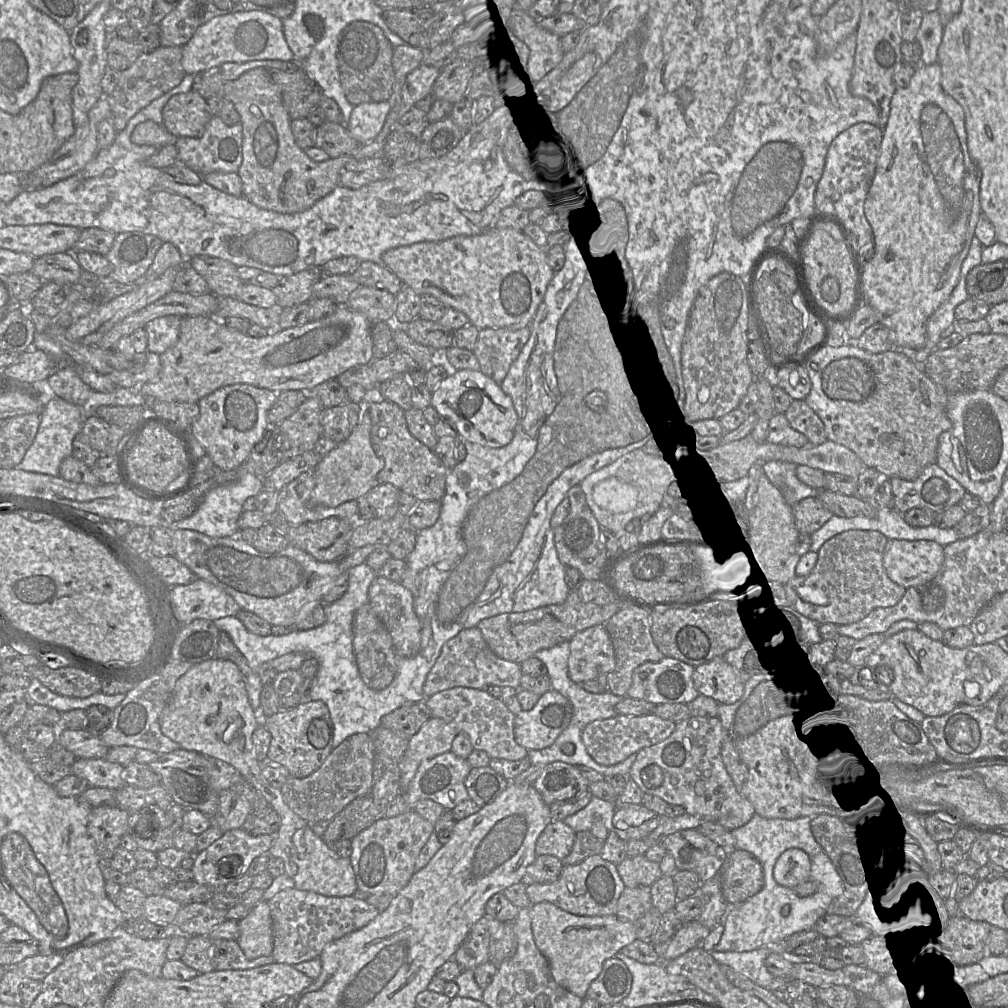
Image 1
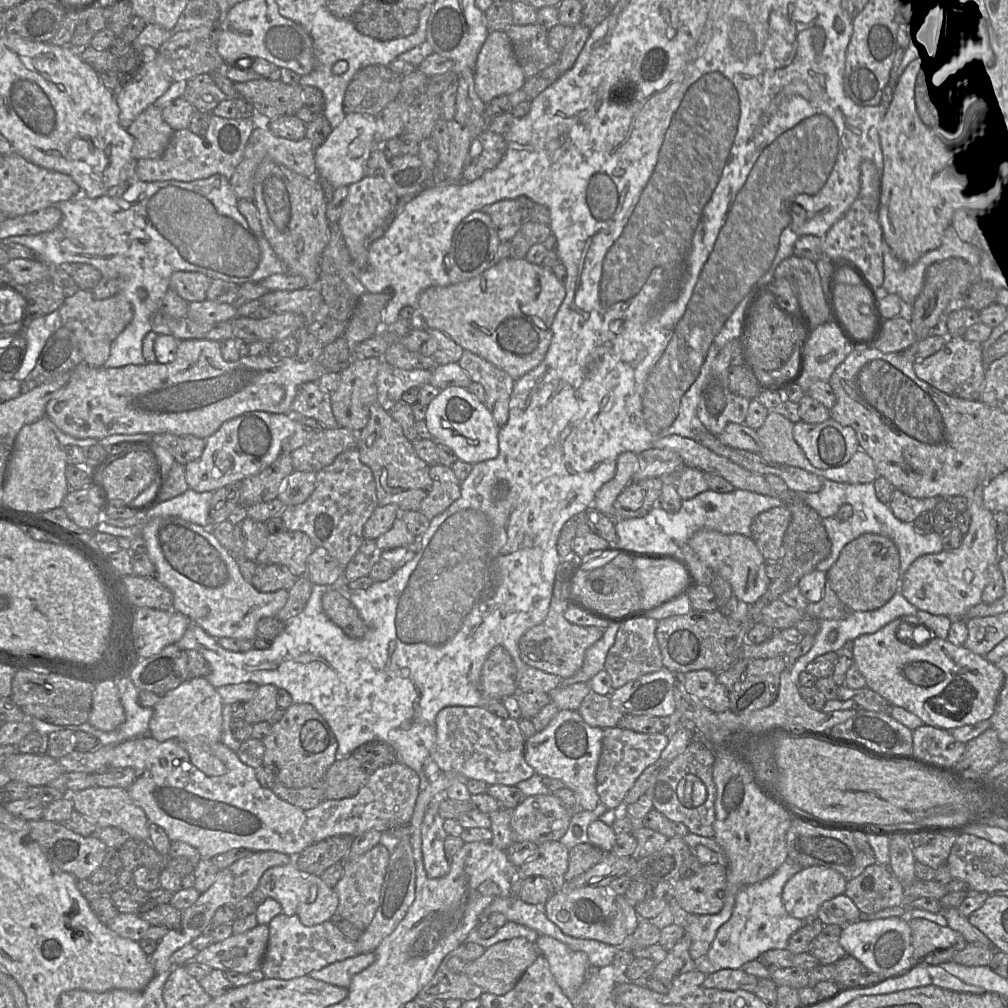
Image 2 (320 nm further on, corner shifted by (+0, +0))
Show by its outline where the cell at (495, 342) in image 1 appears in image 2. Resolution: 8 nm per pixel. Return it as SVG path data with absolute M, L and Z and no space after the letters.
M464 350L458 364L467 372L472 381L484 387L485 405L499 427L506 425L515 380L505 371L468 350Z

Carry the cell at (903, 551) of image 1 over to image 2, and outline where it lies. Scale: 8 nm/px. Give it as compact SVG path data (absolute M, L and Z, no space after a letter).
M978 486L970 495L969 513L972 521L961 546L952 551L923 555L906 571L901 593L918 610L962 619L968 609L982 602L988 567L998 563L1001 555L1001 542L993 527L994 513L983 503L984 487Z

